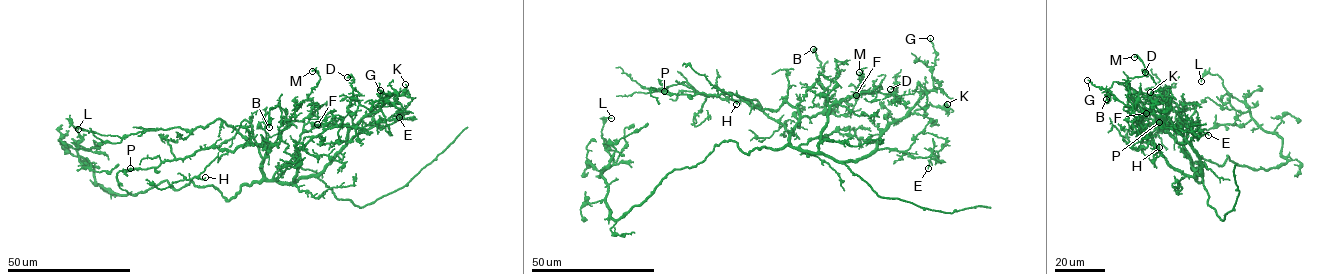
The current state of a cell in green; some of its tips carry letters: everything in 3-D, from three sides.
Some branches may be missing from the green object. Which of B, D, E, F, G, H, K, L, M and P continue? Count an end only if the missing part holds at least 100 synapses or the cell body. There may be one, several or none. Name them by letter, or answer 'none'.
none

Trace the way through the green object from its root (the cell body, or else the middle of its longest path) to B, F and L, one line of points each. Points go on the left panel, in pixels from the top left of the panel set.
B: (214, 187), (227, 200), (262, 180), (292, 184), (296, 158), (285, 152), (278, 106), (270, 108), (269, 127)
F: (214, 187), (227, 200), (243, 185), (262, 180), (292, 184), (299, 151), (324, 130), (323, 125), (317, 124)
L: (214, 187), (175, 189), (166, 180), (134, 195), (110, 193), (78, 154), (88, 149), (69, 120), (78, 129)

